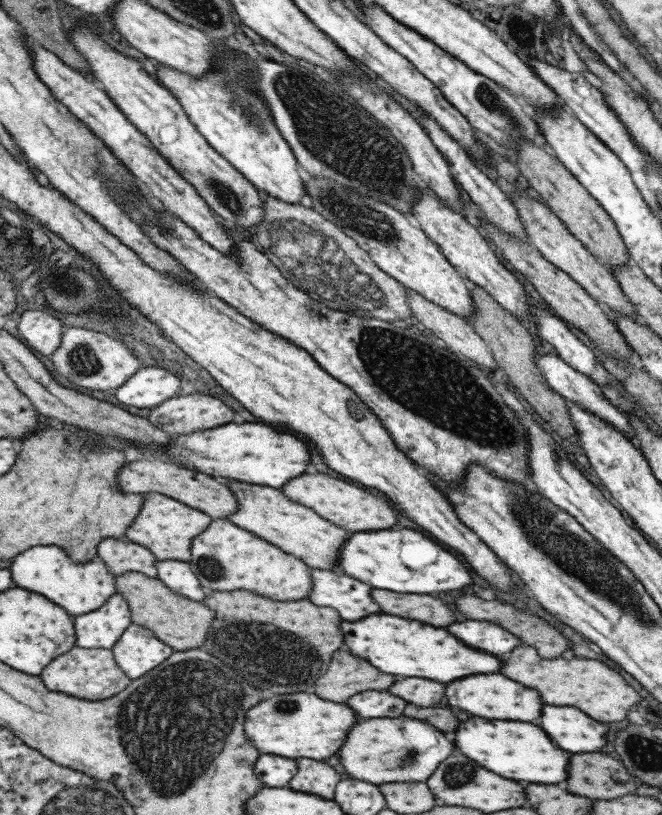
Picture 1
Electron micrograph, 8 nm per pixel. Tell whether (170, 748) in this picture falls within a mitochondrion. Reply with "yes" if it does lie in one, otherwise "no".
yes

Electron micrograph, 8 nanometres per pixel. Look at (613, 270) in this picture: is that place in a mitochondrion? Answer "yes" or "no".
no

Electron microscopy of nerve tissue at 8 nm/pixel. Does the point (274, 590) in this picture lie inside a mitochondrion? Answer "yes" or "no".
no

